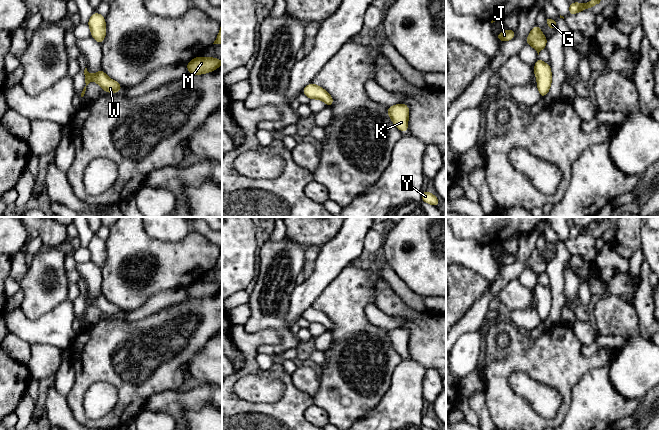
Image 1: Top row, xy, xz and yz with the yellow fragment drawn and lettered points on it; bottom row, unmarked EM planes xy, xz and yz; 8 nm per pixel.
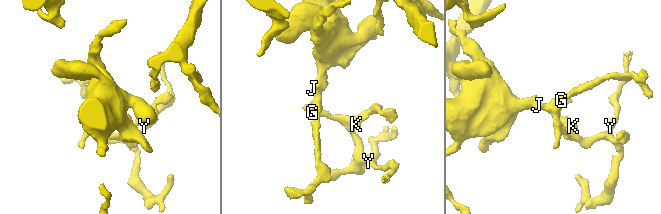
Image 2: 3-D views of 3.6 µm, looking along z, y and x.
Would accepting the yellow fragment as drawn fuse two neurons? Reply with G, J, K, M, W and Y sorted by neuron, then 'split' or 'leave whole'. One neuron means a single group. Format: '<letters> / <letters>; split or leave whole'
G J K M W Y; leave whole

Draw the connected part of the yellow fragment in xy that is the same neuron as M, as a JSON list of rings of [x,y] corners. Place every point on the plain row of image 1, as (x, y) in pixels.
[[[202,280],[192,283],[186,287],[187,293],[190,298],[200,299],[216,294],[222,289],[222,285],[218,282],[204,282]]]

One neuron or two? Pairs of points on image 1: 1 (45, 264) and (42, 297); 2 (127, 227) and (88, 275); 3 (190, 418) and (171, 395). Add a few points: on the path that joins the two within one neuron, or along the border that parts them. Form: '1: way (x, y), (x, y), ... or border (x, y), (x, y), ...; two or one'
1: way (38, 272), (38, 289); one
2: border (100, 269), (101, 290), (103, 292); two
3: border (208, 403), (198, 409), (185, 407); two

